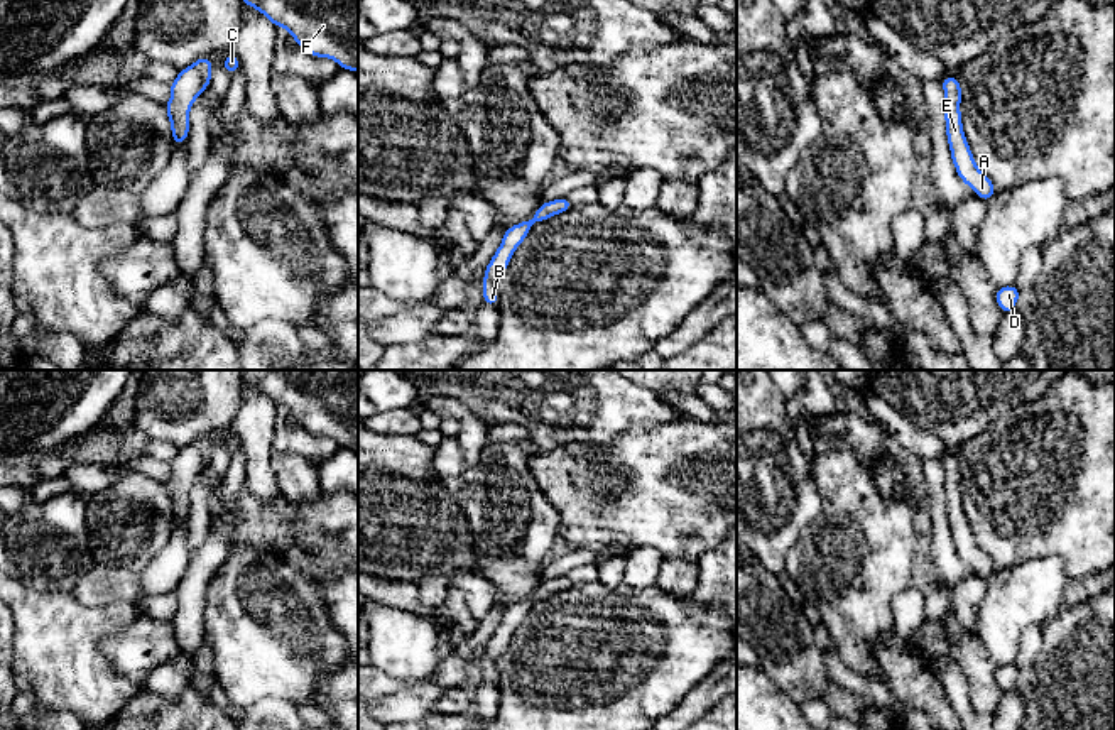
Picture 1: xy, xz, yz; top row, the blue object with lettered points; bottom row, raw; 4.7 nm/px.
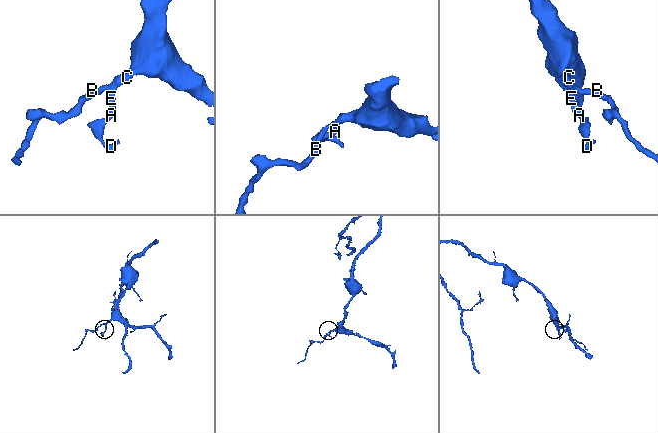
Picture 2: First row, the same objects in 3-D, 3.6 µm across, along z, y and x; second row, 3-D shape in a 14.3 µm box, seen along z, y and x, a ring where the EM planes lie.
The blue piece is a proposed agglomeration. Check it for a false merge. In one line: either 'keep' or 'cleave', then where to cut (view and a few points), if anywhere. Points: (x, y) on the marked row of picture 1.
keep; no cut

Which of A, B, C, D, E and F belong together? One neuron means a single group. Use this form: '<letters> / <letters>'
A B C D E F

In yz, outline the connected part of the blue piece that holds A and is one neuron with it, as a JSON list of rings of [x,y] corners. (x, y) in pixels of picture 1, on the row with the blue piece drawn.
[[[948,76],[941,79],[944,90],[944,122],[946,137],[951,150],[951,161],[960,179],[973,189],[985,203],[997,193],[992,179],[983,174],[971,154],[961,123],[961,86],[958,78]]]

